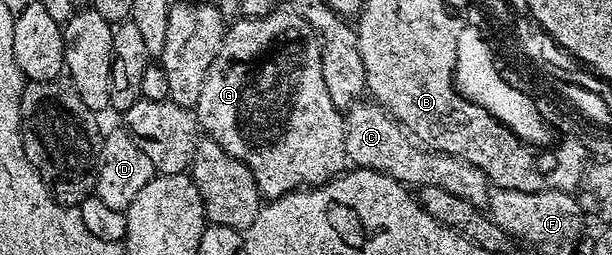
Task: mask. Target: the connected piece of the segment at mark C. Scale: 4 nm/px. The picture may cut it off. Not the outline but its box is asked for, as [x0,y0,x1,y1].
[345,103,489,206]

